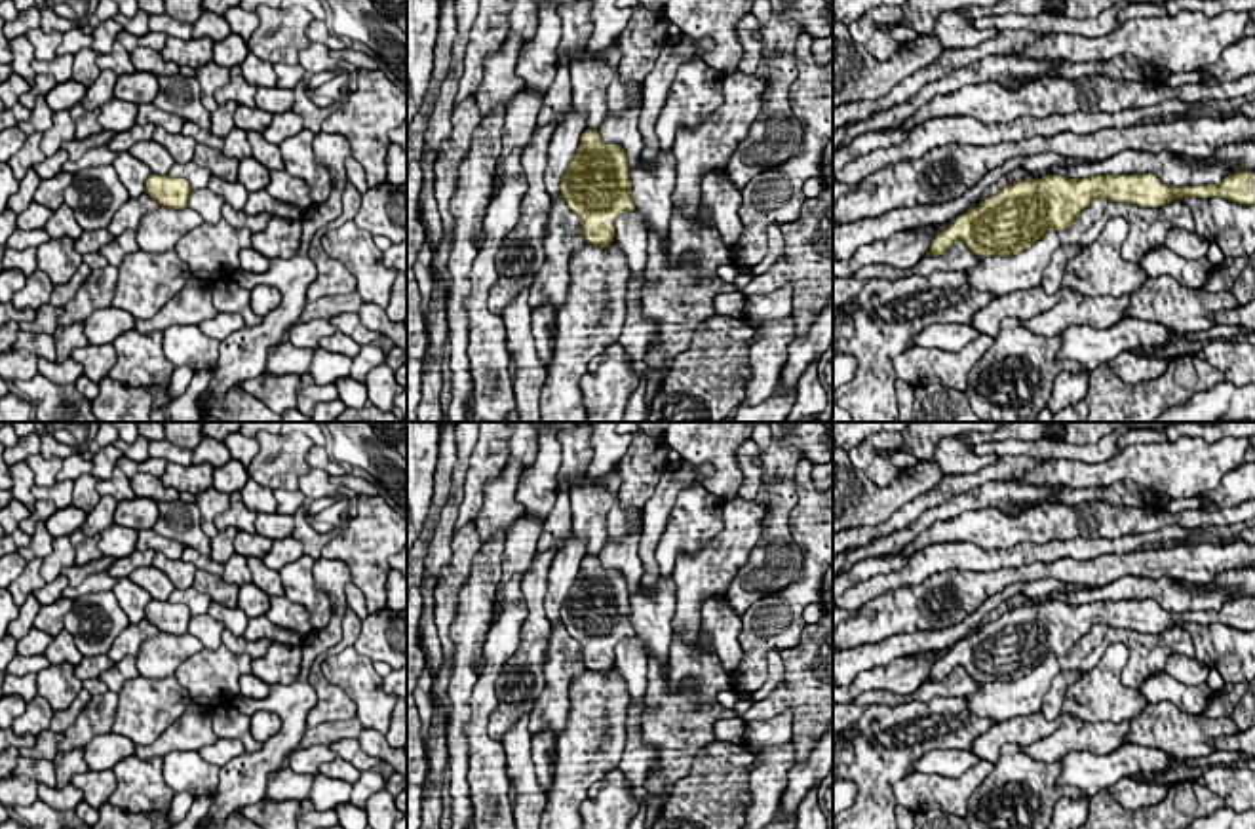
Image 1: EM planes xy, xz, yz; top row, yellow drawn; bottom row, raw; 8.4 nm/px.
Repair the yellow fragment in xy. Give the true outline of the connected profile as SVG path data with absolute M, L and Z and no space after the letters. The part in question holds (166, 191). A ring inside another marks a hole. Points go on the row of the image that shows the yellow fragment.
M150 175L145 192L158 203L169 209L188 207L190 184L186 179L173 179L169 175Z

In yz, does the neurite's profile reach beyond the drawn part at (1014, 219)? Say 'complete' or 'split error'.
complete

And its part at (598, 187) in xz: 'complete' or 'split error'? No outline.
complete

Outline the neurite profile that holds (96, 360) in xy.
M87 344L74 348L70 357L84 367L84 376L93 382L103 380L118 361L114 344Z

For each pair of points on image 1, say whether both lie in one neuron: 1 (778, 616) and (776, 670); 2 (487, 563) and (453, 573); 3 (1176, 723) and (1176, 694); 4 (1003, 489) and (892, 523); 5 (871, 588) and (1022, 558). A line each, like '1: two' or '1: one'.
1: one
2: two
3: two
4: two
5: one

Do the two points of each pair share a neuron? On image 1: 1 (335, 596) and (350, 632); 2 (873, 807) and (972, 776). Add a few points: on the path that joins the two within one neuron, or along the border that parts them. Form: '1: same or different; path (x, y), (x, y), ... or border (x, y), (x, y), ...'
1: same; path (339, 605), (345, 622)
2: different; border (911, 771), (894, 786), (896, 803)

